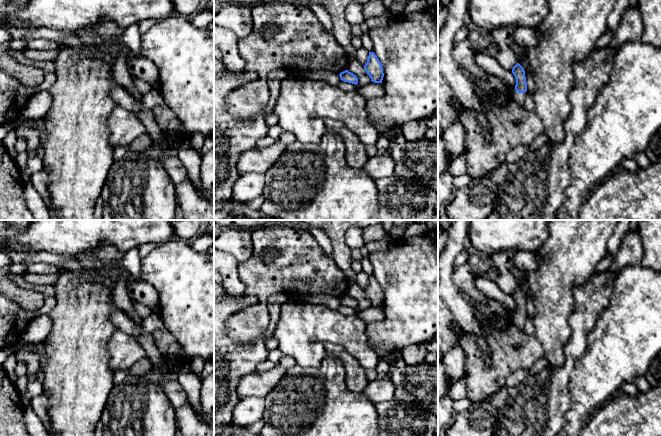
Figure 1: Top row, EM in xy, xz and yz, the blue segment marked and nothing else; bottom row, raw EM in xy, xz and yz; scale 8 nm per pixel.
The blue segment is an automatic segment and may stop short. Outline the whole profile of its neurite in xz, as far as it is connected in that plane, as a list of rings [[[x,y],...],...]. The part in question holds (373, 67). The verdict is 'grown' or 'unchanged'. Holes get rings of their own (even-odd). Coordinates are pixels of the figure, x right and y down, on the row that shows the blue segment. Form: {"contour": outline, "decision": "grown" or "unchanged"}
{"contour": [[[369,52],[368,60],[364,65],[364,69],[370,76],[372,82],[382,83],[384,77],[383,67],[374,52]]], "decision": "unchanged"}

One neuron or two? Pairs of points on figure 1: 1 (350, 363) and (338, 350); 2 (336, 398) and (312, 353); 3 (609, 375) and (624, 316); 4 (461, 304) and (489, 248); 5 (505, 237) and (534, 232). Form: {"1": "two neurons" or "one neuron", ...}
{"1": "one neuron", "2": "two neurons", "3": "one neuron", "4": "two neurons", "5": "one neuron"}

